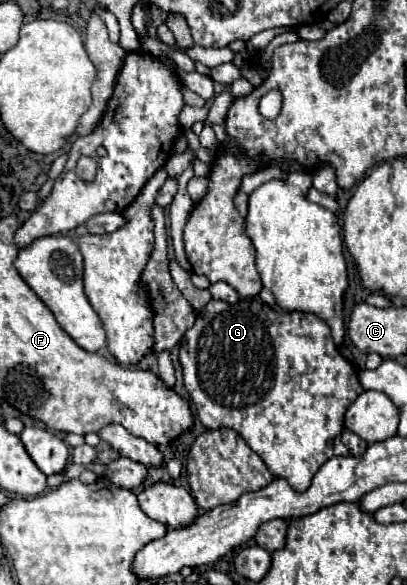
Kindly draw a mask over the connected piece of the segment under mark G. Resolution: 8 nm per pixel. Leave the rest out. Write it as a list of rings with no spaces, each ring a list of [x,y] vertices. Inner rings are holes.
[[[256,298],[236,304],[210,300],[182,338],[180,364],[200,422],[208,430],[236,430],[262,458],[270,474],[284,478],[296,492],[308,490],[316,470],[328,458],[350,454],[340,440],[340,432],[344,412],[358,398],[360,382],[354,366],[338,352],[328,324],[316,314],[274,310]]]

